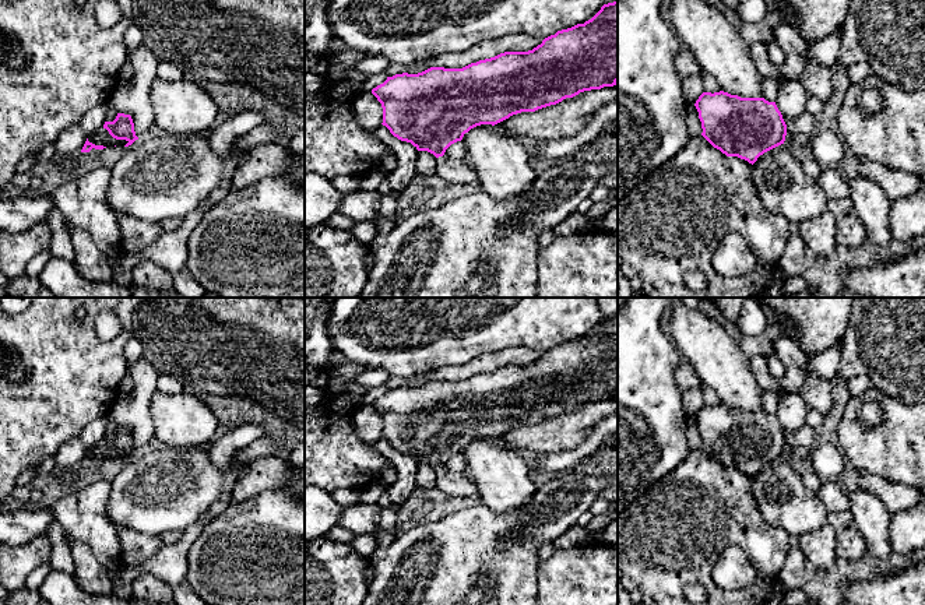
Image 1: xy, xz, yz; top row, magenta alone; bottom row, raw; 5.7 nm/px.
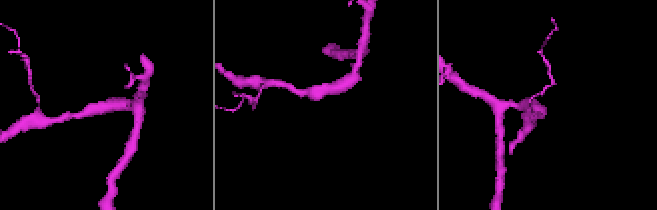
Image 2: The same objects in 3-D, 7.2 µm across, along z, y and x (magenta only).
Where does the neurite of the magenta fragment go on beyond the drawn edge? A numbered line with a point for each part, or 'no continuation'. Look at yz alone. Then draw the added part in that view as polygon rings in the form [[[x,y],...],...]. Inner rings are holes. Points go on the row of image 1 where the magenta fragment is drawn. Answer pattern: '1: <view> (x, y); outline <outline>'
no continuation

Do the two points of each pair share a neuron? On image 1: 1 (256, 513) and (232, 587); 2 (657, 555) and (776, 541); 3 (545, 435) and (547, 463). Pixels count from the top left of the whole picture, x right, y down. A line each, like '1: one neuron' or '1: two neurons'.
1: one neuron
2: one neuron
3: two neurons

